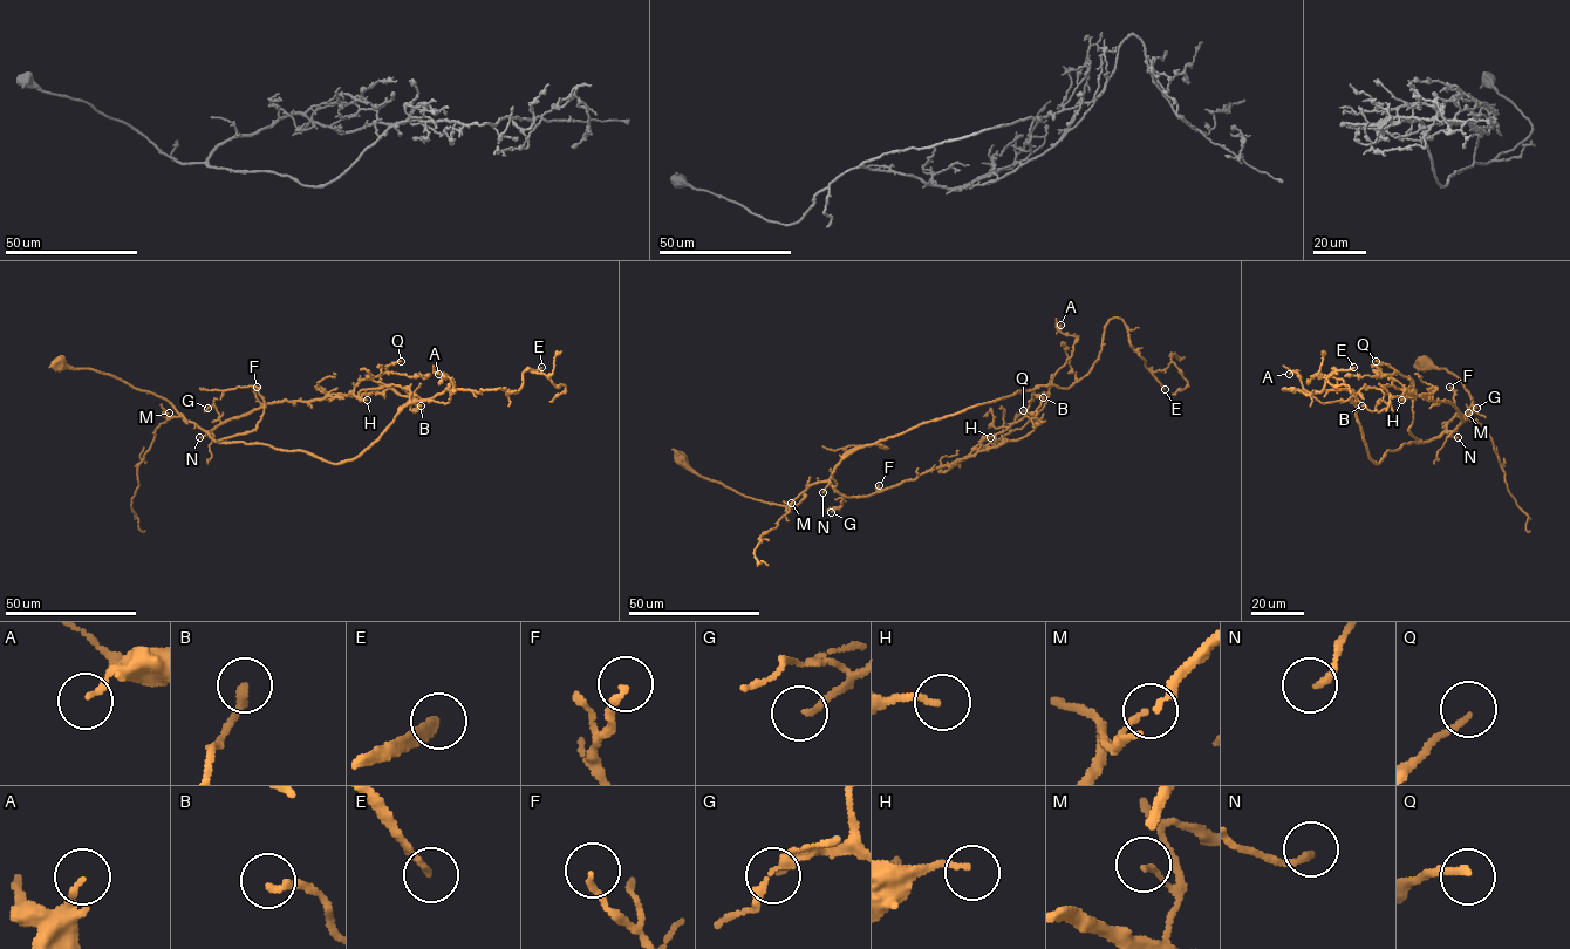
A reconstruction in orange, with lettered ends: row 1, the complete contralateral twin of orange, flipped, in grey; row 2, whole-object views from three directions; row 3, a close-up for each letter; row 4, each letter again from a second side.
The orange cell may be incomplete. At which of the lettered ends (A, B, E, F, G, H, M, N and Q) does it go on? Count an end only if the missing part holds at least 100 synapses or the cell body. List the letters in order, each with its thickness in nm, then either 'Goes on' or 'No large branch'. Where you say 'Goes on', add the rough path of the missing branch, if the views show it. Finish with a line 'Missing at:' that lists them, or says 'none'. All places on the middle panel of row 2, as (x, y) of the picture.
A: Thickness 160 nm. No large branch
B: Thickness 190 nm. No large branch
E: Thickness 240 nm. Goes on
F: Thickness 160 nm. No large branch
G: Thickness 150 nm. No large branch
H: Thickness 150 nm. No large branch
M: Thickness 120 nm. No large branch
N: Thickness 170 nm. No large branch
Q: Thickness 170 nm. No large branch
Missing at: E

